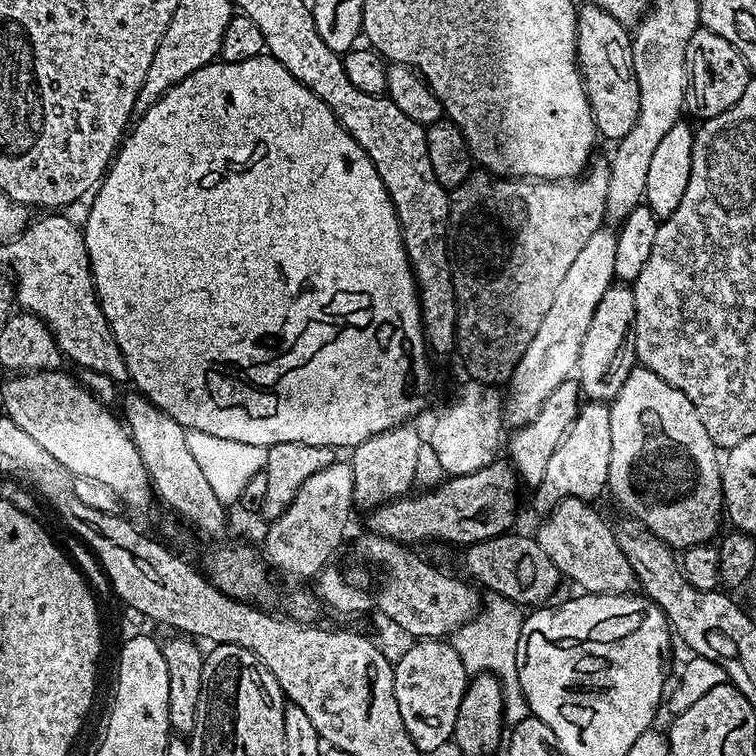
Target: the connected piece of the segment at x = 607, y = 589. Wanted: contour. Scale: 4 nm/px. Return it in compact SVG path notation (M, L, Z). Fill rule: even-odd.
M567 496L562 503L556 505L551 512L543 517L540 529L534 532L534 539L542 550L546 550L546 558L554 562L554 566L565 577L568 576L577 584L577 589L593 596L623 596L631 593L637 587L636 575L626 558L622 554L622 546L618 546L613 525L607 524L598 513L592 509L593 505L586 500L580 500L576 496Z

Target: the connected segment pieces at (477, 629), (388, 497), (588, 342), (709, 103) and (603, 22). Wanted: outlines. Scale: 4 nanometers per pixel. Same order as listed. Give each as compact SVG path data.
M493 595L488 599L492 600L486 601L485 604L483 601L476 615L451 633L450 643L454 650L458 650L458 658L462 658L462 666L468 673L492 673L497 677L503 688L504 716L509 725L515 726L530 715L528 703L522 694L518 663L522 612L517 605L504 596Z
M405 422L398 428L391 428L382 434L376 434L356 448L351 449L350 463L354 474L354 494L352 503L357 509L371 510L398 500L413 491L412 484L417 483L418 450L422 437Z
M631 287L604 288L594 318L580 351L578 383L581 393L592 402L611 402L618 398L626 378L637 367L636 307Z
M699 27L686 46L686 62L688 67L688 89L684 95L684 107L687 115L697 116L703 122L730 110L738 98L742 98L742 90L746 90L750 79L748 63L738 54L738 50L726 38L714 34L709 28Z
M588 2L576 14L576 62L580 65L580 75L584 78L584 89L594 114L597 133L611 142L618 142L634 130L634 122L638 122L638 78L632 69L632 36L625 25L619 24L606 10L602 10L595 2Z

